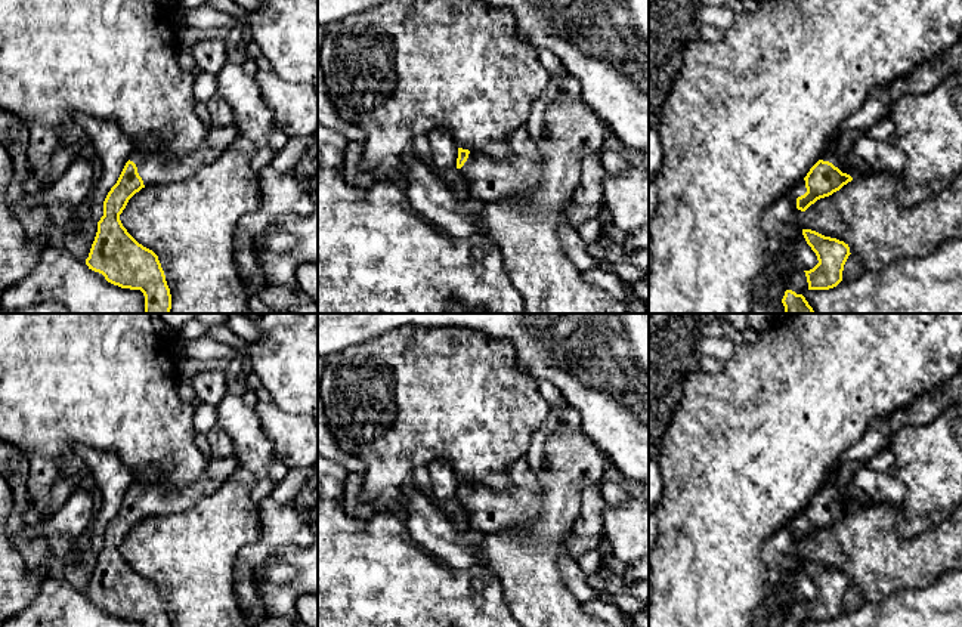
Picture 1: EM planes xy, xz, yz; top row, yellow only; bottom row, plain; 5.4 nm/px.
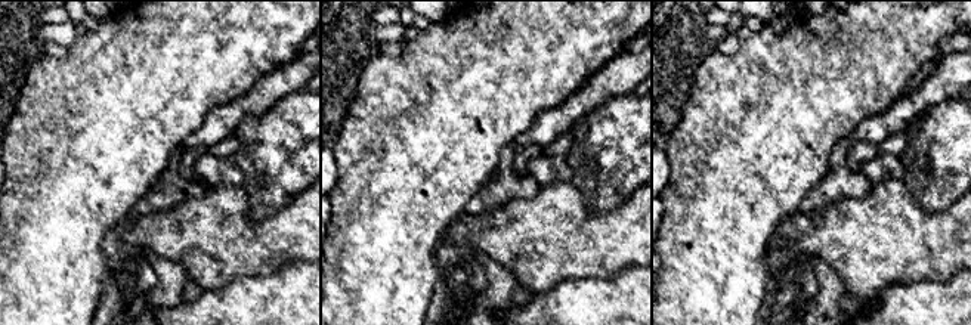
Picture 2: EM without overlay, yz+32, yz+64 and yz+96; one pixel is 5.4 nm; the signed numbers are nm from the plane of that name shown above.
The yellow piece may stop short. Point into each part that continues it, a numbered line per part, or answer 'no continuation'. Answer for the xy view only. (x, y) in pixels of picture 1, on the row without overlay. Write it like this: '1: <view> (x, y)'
1: xy (152, 499)

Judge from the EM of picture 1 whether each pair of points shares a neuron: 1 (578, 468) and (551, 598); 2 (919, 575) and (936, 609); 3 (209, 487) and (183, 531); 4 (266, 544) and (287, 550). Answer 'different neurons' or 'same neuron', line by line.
1: same neuron
2: different neurons
3: different neurons
4: different neurons

